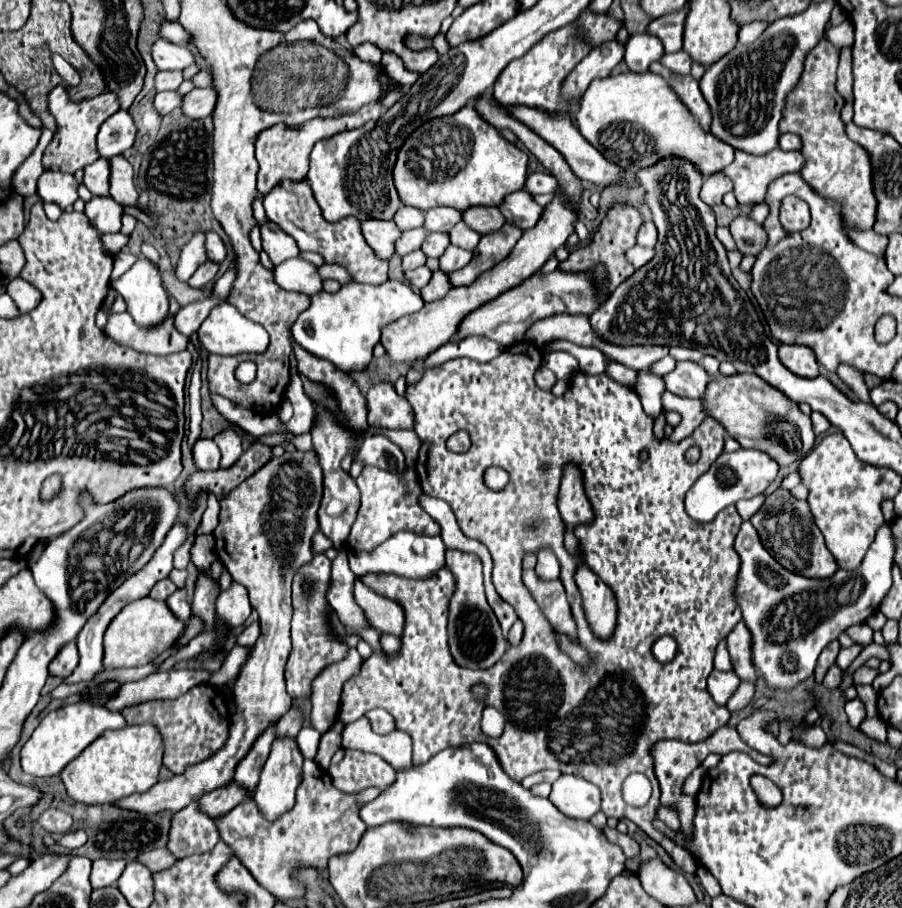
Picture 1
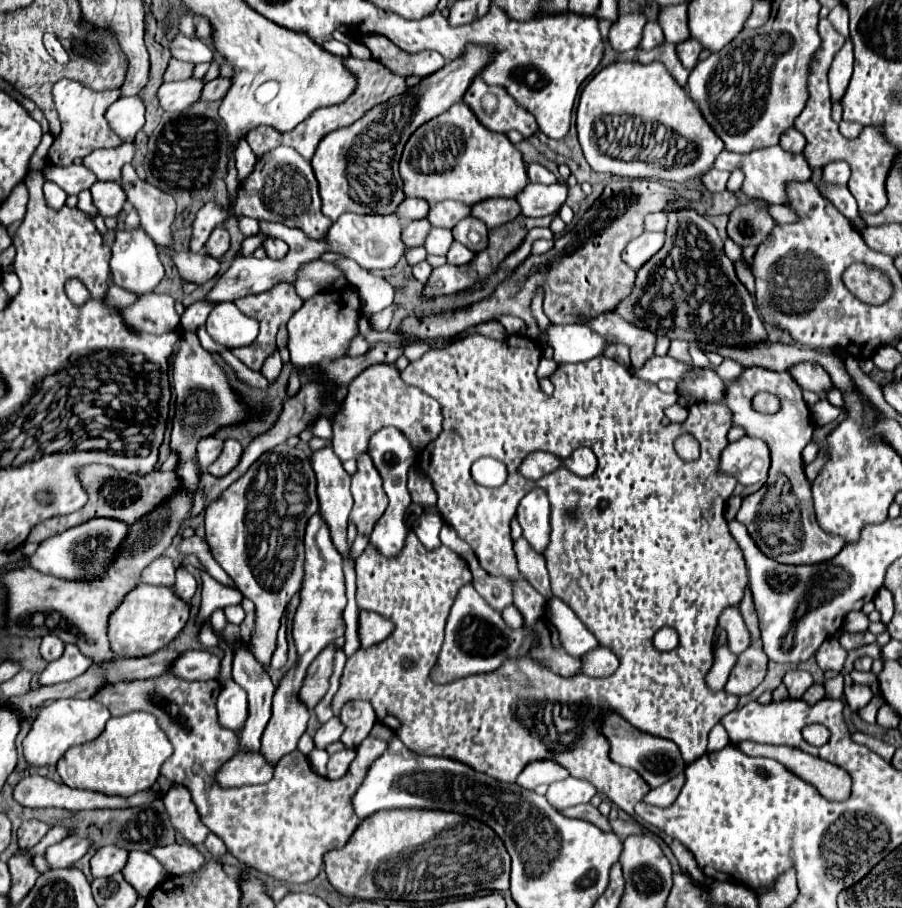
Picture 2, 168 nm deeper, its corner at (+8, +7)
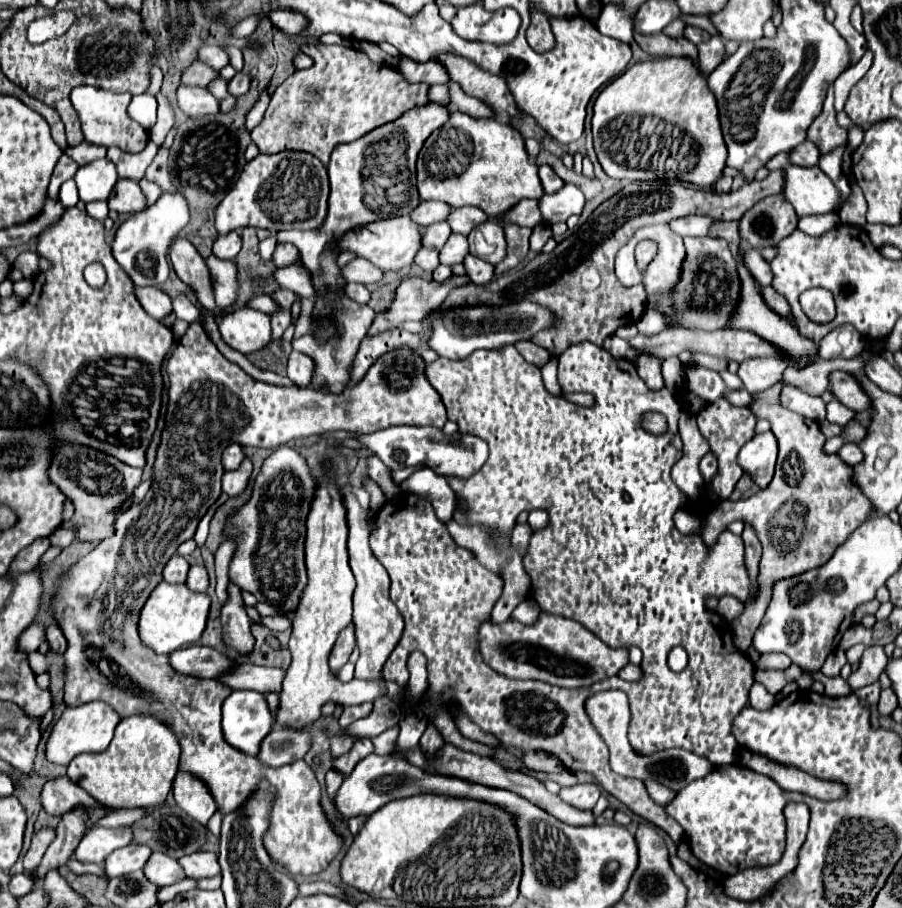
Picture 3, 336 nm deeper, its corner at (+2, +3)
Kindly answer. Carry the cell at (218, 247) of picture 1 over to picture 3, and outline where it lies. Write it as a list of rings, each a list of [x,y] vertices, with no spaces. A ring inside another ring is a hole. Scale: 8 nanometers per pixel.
[[[233,231],[227,235],[219,235],[213,245],[213,255],[219,259],[235,259],[237,253],[241,251],[241,237]]]

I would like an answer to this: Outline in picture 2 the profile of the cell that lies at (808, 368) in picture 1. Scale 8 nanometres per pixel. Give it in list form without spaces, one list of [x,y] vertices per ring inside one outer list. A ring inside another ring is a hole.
[[[801,361],[791,365],[789,375],[793,377],[793,381],[801,387],[801,389],[809,389],[815,391],[817,395],[823,395],[823,389],[827,389],[827,385],[831,385],[831,377],[829,373],[815,361]]]

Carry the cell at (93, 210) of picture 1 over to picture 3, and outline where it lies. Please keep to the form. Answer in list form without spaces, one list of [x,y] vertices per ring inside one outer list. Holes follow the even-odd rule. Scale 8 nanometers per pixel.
[[[121,179],[115,189],[113,189],[113,197],[109,197],[109,209],[117,211],[117,213],[135,213],[135,211],[143,211],[147,205],[147,199],[141,191],[141,187],[137,185],[137,181],[133,179]]]

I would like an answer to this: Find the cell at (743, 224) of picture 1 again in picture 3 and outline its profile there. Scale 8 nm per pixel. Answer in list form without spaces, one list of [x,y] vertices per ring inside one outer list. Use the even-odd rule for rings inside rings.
[[[781,193],[769,195],[741,217],[739,235],[753,249],[773,247],[797,229],[797,221],[793,205]]]

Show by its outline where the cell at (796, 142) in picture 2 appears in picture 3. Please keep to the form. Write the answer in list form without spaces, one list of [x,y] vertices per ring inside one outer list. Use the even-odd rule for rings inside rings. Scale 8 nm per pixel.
[[[803,141],[791,151],[791,163],[799,167],[815,167],[819,163],[819,149],[811,141]]]

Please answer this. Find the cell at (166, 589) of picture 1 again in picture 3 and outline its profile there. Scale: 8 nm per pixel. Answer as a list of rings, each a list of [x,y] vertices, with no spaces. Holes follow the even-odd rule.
[[[173,555],[163,569],[163,577],[167,583],[185,583],[187,571],[189,571],[189,561],[181,555]]]

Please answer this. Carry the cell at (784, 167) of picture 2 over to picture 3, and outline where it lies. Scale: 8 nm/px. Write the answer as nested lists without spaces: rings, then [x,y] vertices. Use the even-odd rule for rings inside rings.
[[[787,165],[783,193],[799,217],[837,213],[841,207],[839,189],[819,167],[801,169],[797,165]]]

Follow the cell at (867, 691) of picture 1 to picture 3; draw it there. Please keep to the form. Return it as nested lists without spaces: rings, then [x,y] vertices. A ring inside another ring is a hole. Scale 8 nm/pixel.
[[[837,649],[832,652],[821,668],[821,672],[827,677],[836,677],[840,675],[842,667],[847,663],[845,651]]]

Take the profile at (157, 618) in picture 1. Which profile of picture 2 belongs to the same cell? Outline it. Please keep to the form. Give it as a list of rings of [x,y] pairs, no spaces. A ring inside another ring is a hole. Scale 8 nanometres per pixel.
[[[139,583],[125,595],[119,607],[109,615],[107,637],[117,657],[145,657],[167,647],[185,627],[189,619],[189,603],[179,601],[171,587],[153,587]]]

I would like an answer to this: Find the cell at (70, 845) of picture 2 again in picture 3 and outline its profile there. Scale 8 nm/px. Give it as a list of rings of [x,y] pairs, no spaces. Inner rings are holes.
[[[91,827],[85,837],[81,839],[75,857],[81,863],[97,863],[103,865],[107,855],[111,855],[115,849],[121,849],[133,841],[133,829],[131,827]]]

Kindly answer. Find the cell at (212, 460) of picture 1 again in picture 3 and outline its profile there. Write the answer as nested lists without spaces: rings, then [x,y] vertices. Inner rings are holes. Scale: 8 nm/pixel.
[[[239,443],[229,445],[229,447],[225,449],[225,453],[223,453],[223,465],[225,465],[227,471],[237,469],[243,459],[245,459],[245,453],[243,453],[243,447],[241,447]]]

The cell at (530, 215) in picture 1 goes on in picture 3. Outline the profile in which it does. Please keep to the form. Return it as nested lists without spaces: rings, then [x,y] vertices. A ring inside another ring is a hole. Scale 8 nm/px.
[[[565,185],[553,195],[541,197],[541,215],[547,225],[557,221],[567,221],[571,215],[581,215],[585,205],[585,195],[577,185]]]

